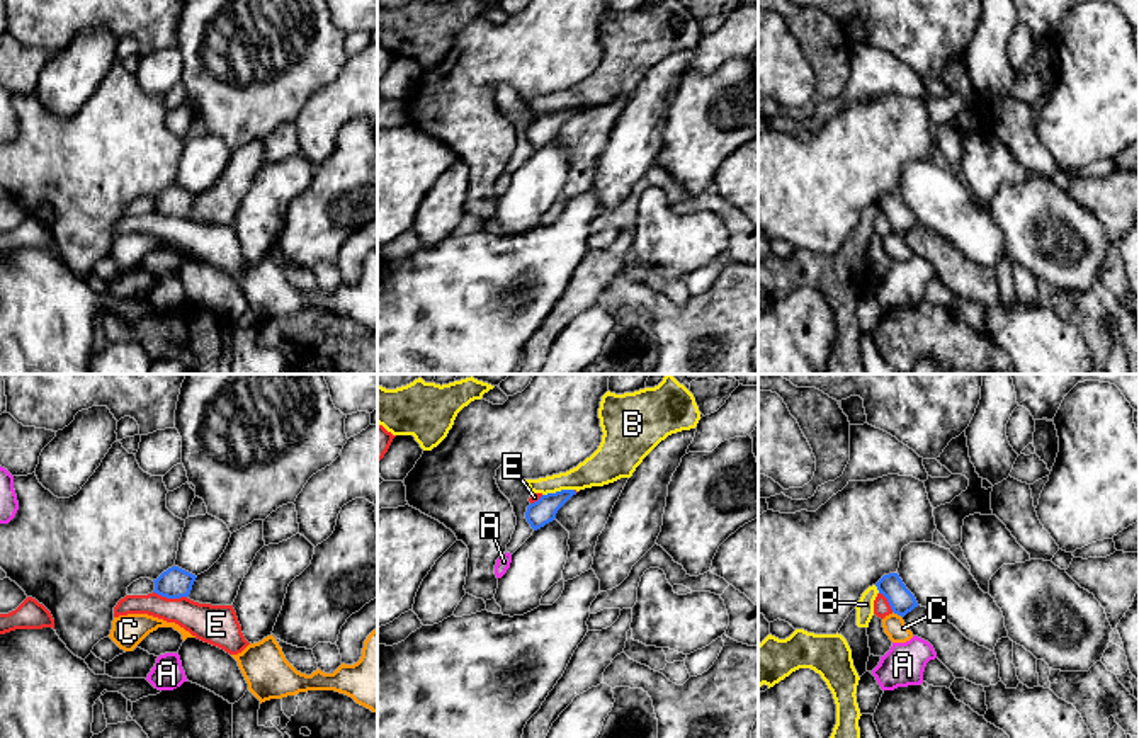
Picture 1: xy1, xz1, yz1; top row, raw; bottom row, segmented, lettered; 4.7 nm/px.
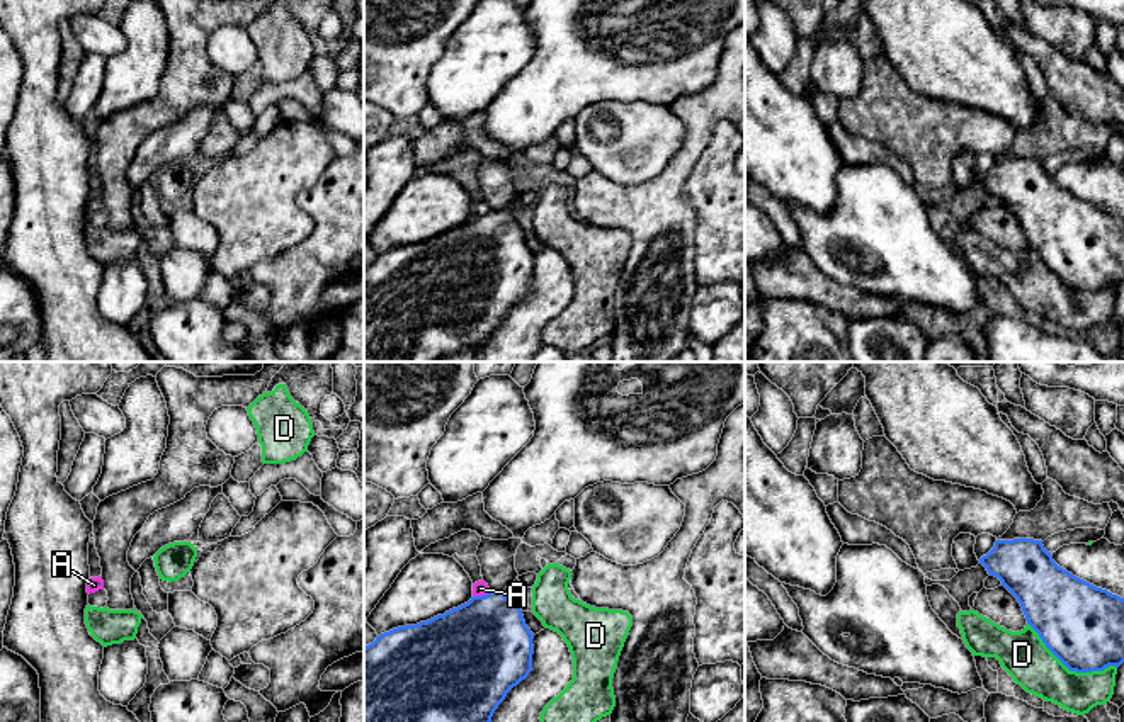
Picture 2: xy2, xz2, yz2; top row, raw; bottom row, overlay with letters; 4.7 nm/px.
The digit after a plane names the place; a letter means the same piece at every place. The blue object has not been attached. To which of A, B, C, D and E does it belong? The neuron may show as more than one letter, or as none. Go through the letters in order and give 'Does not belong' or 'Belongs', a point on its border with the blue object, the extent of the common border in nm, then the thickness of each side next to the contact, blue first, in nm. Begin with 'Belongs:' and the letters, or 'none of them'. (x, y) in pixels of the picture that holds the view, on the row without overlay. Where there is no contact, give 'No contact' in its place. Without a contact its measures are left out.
Belongs: none of them
A: Does not belong. Touches blue at xz2 (483, 214). Shared border 90 nm. Thickness 460 nm (blue) against 70 nm
B: Does not belong. Touches blue at xz1 (558, 111). Shared border 160 nm. Thickness 120 nm (blue) against 170 nm
C: Does not belong. Touches blue at yz1 (898, 233). Shared border 60 nm. Thickness 120 nm (blue) against 100 nm
D: Does not belong. Touches blue at yz2 (1070, 289). Shared border 480 nm. Thickness 380 nm (blue) against 220 nm
E: Does not belong. Touches blue at xy1 (170, 216). Shared border 160 nm. Thickness 140 nm (blue) against 190 nm

